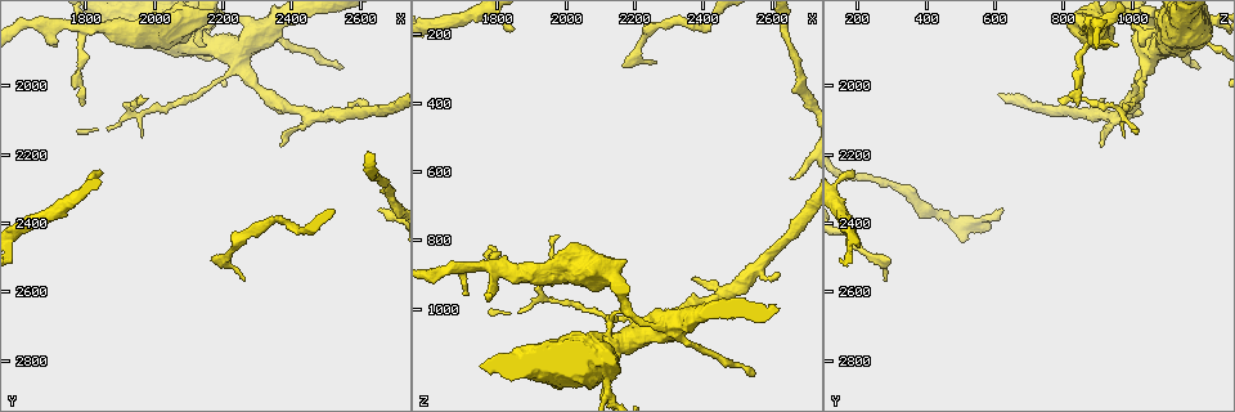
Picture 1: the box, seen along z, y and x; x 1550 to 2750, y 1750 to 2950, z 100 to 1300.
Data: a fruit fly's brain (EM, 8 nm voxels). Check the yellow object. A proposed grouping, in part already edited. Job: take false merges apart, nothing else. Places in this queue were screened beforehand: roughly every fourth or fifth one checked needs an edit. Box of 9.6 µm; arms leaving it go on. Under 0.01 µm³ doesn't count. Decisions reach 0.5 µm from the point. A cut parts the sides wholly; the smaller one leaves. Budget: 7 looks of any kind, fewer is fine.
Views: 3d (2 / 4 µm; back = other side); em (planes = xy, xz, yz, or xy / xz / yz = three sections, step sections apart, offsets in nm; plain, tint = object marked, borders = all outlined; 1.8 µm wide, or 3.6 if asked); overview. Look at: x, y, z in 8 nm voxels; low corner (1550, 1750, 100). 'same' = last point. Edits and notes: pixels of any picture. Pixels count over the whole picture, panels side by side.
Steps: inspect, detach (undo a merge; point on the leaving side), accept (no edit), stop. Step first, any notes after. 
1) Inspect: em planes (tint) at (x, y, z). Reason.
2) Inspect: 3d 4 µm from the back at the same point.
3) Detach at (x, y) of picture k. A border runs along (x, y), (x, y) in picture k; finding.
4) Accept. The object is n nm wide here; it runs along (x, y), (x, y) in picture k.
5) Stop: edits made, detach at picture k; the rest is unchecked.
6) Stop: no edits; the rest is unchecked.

Inspect: 3d 4 µm at (1790, 1830, 880). Small branch off a trunk.

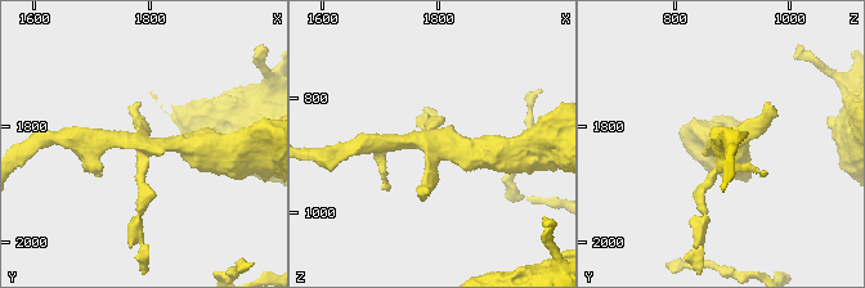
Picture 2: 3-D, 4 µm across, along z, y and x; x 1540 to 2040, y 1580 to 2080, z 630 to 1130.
Inspect: em xz step 4 (tint) at (1795, 1825, 880). Need the tissue.

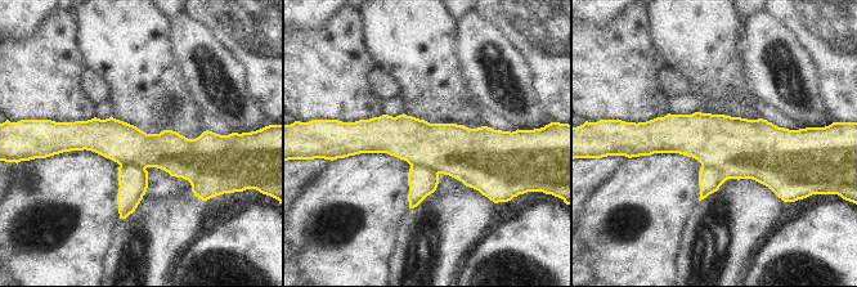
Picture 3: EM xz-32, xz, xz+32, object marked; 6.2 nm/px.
Inspect: em planes (tint) at the same point.

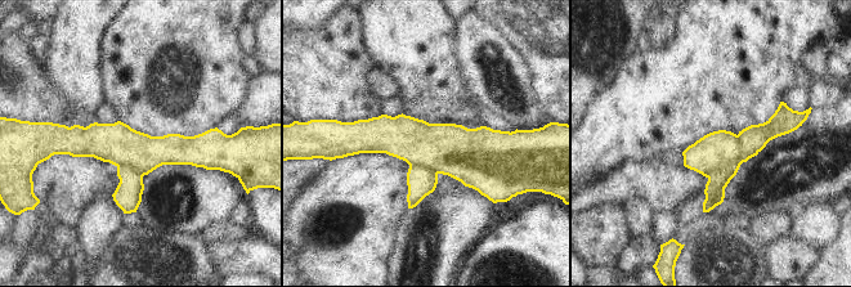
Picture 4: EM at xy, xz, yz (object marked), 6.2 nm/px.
Detach at (753, 139) of picture 4. A second neuron is stuck on.

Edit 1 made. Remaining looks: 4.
Inspect: overview. See it whole again.

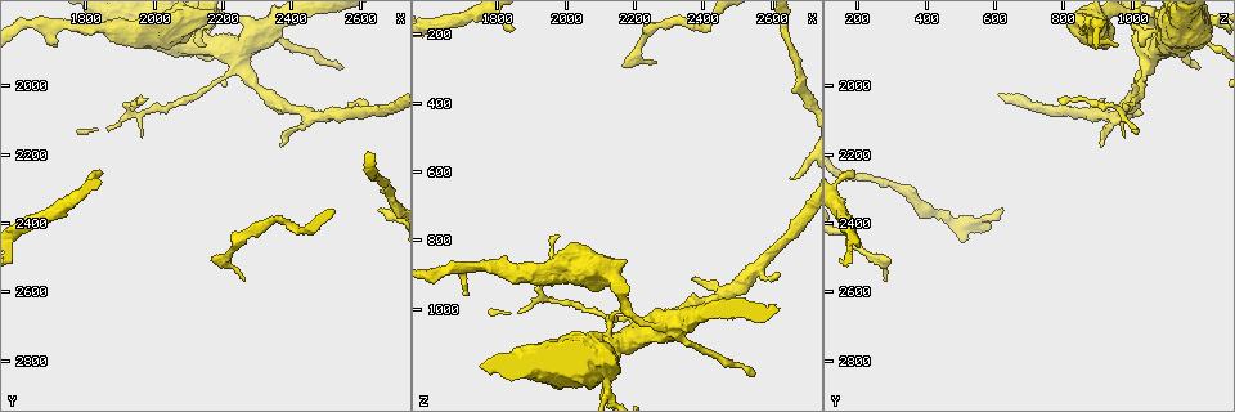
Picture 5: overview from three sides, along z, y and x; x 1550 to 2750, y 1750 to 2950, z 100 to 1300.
Inspect: em xy step 8 (tint) at (2220, 2490, 250). Calibre changes.

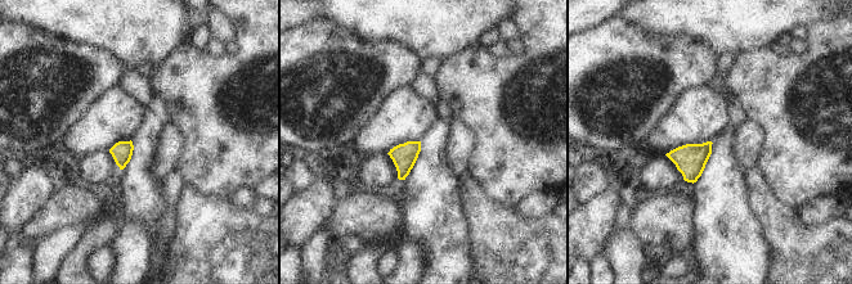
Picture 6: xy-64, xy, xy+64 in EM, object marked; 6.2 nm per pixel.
Inspect: em planes (tint) at the same point. Another direction.

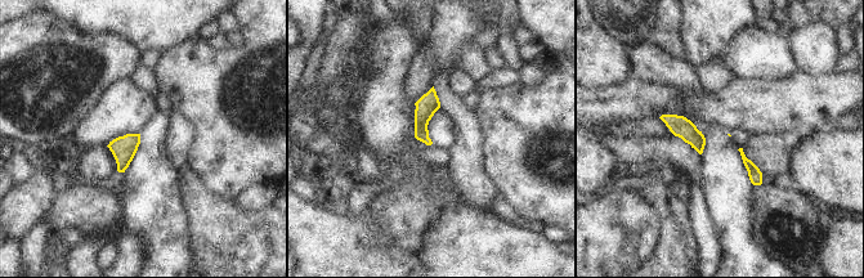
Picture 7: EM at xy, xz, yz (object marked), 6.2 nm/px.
Accept. The object is 110 nm wide here; one neuron here.

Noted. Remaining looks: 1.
Stop: edits made, detach at picture 4; the rest is unchecked.

